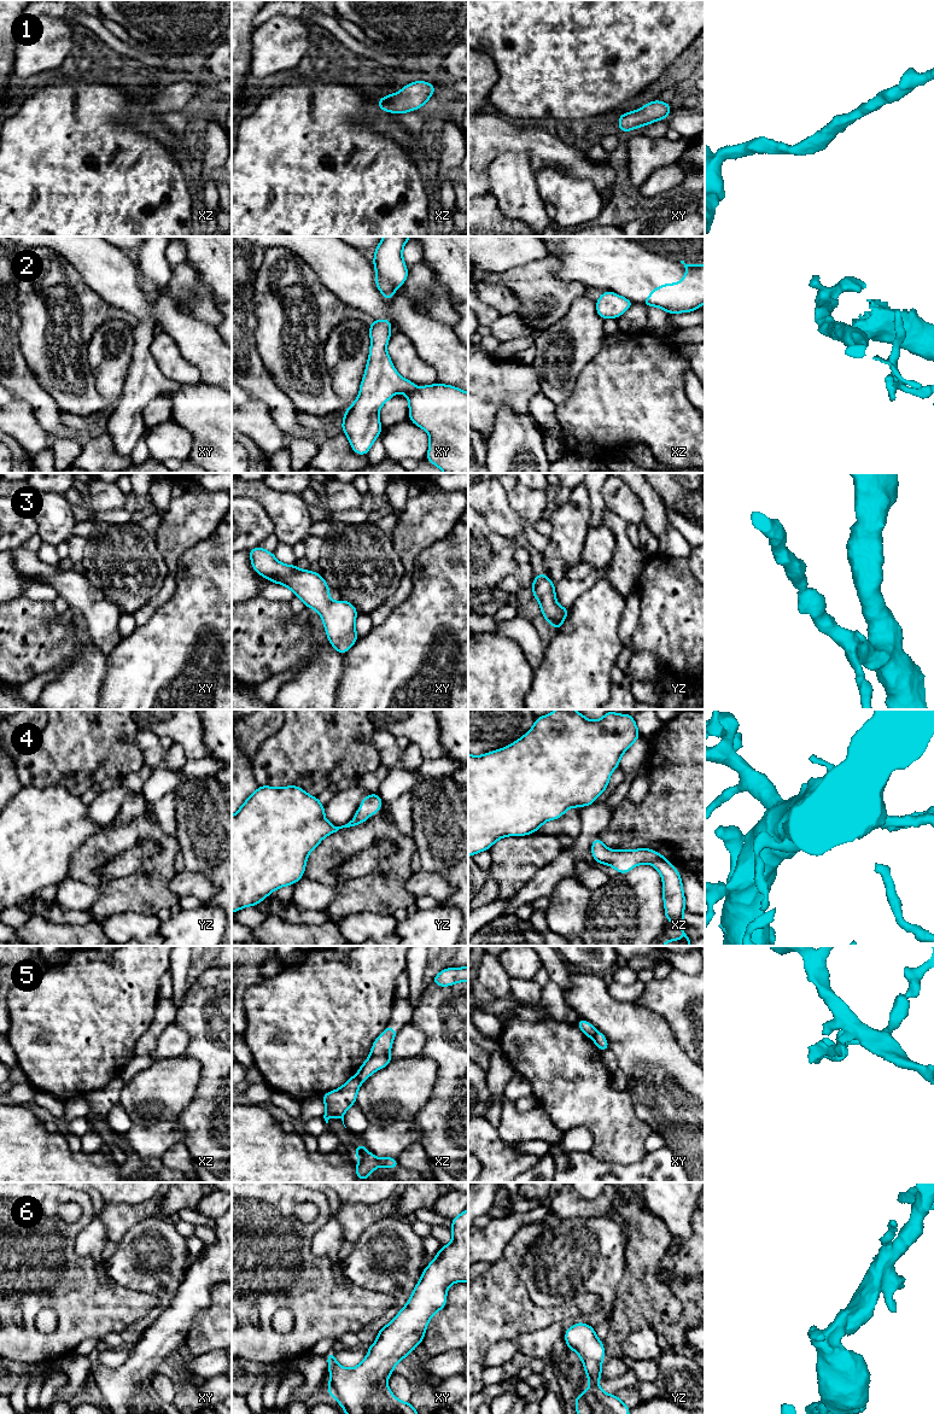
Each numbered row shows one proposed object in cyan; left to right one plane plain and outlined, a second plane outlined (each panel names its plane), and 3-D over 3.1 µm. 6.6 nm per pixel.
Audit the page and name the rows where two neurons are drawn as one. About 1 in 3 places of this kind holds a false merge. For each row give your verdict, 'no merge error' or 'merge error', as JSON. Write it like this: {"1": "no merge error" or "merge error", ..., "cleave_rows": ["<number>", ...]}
{"1": "no merge error", "2": "merge error", "3": "no merge error", "4": "no merge error", "5": "merge error", "6": "no merge error", "cleave_rows": ["2", "5"]}

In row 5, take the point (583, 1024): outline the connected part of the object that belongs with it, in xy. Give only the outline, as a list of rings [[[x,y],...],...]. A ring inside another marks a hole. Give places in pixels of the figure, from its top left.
[[[579,1018],[576,1026],[590,1039],[594,1039],[594,1035],[597,1032],[591,1023],[583,1018]]]

